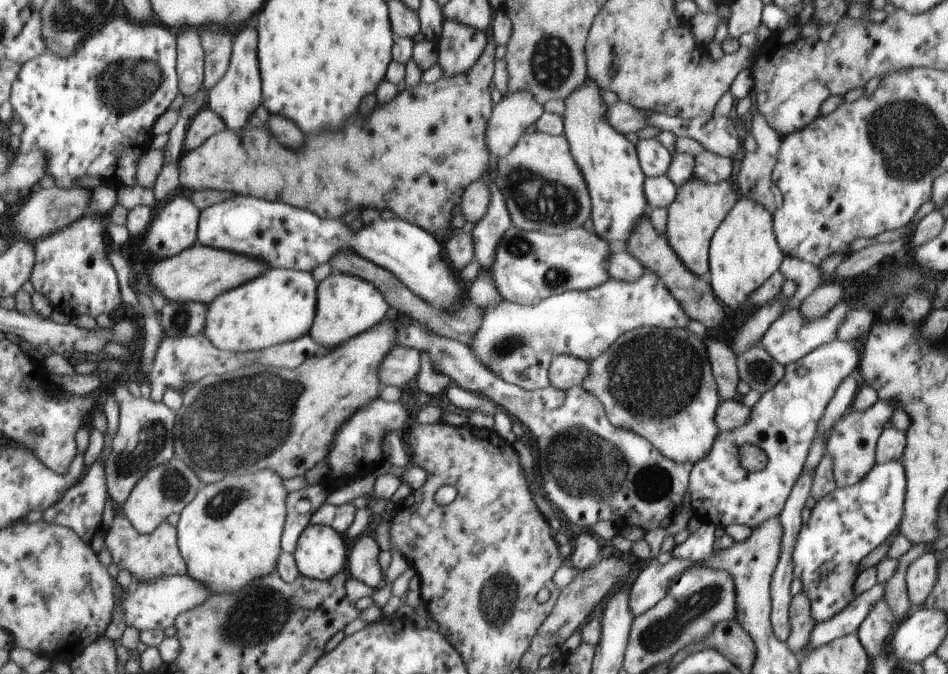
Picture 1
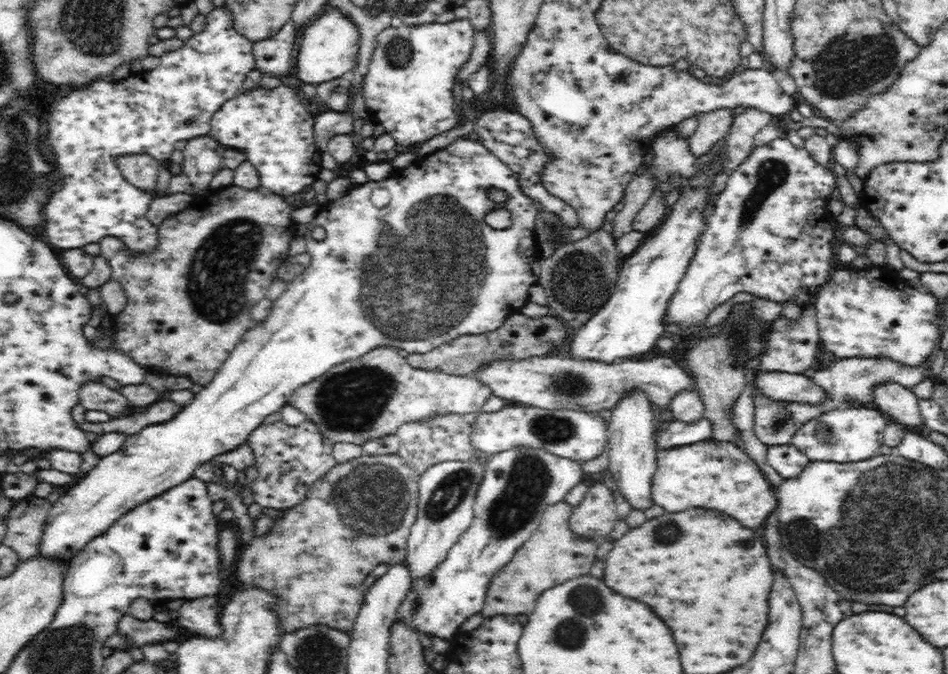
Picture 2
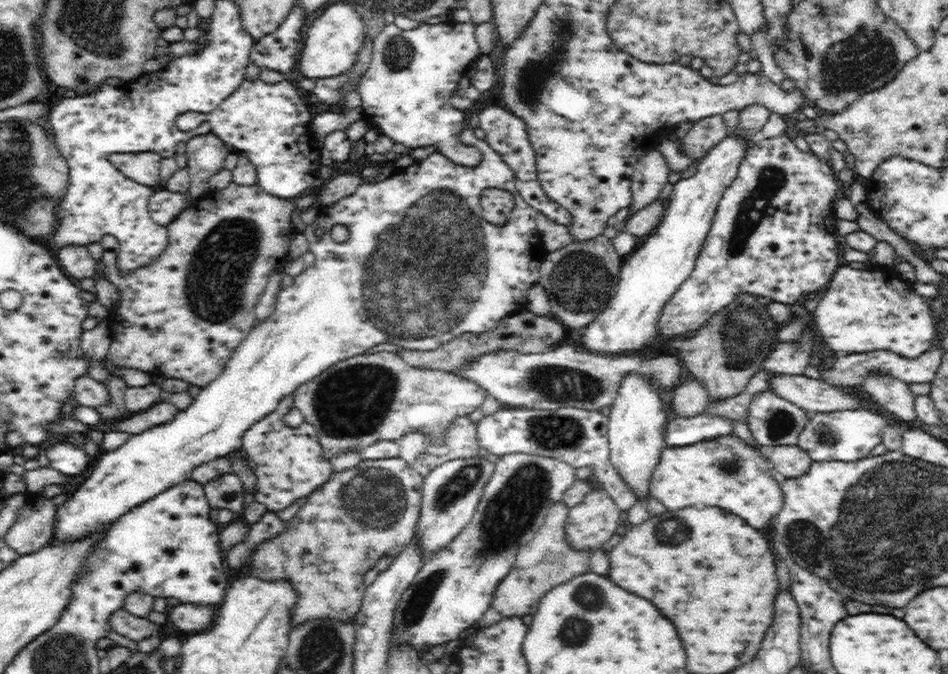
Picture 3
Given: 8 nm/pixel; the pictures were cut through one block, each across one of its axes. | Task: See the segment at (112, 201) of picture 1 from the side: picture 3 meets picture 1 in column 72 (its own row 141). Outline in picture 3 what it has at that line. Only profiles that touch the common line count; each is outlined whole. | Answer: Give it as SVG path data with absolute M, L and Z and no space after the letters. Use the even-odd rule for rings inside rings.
M259 78L255 81L242 80L237 92L234 92L216 110L202 114L202 112L184 112L176 118L176 127L182 131L192 130L202 122L210 123L211 132L220 137L222 142L233 146L234 151L246 155L258 170L258 185L268 194L281 199L293 200L304 194L308 188L314 186L317 178L317 169L321 165L319 150L320 142L312 130L312 114L306 108L304 100L300 98L293 83L284 80L276 84L266 84Z

